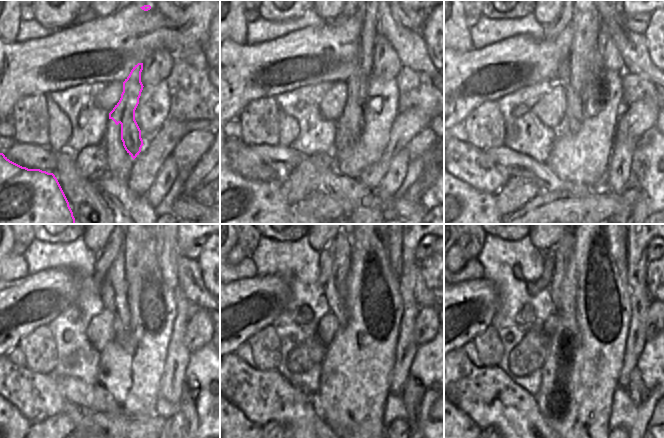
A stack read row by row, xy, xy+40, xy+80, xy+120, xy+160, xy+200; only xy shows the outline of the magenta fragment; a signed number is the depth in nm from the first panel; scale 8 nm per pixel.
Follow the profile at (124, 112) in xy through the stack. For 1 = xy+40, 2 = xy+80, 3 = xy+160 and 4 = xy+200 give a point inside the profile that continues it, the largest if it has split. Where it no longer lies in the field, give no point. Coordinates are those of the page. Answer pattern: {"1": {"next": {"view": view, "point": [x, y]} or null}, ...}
{"1": {"next": {"view": "xy+40", "point": [352, 116]}}, "2": {"next": {"view": "xy+80", "point": [571, 76]}}, "3": {"next": {"view": "xy+160", "point": [335, 288]}}, "4": {"next": {"view": "xy+200", "point": [562, 251]}}}

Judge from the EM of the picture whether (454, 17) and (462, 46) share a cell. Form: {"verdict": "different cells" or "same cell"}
{"verdict": "same cell"}

